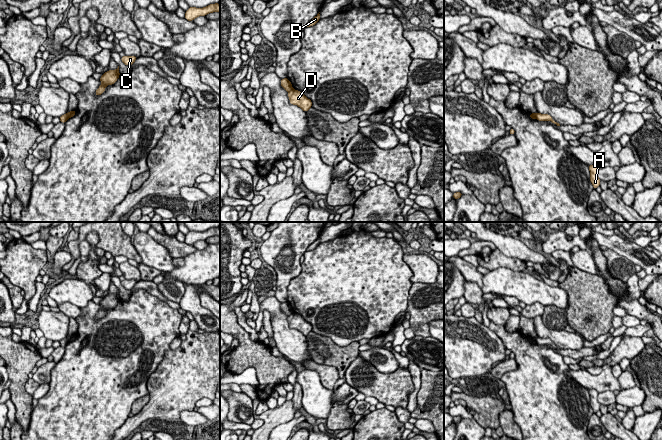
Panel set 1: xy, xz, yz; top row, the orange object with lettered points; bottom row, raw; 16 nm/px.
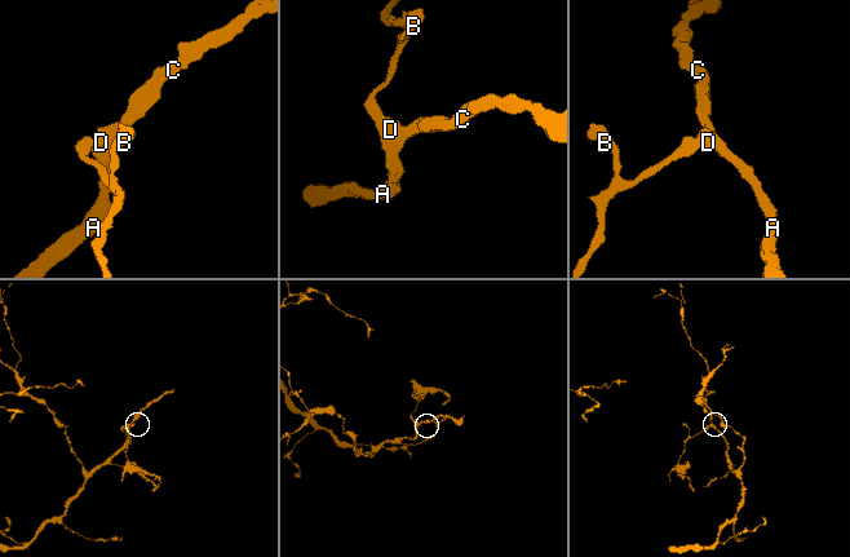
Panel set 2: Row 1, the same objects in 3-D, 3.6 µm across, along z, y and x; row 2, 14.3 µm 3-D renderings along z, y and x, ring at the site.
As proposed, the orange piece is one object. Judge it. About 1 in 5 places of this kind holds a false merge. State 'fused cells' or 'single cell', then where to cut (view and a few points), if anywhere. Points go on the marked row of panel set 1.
fused cells; cut in xz along (293, 89), (288, 92)

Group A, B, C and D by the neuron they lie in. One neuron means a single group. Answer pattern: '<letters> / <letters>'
A C D / B

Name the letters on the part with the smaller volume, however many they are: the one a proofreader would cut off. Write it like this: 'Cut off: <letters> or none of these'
Cut off: B

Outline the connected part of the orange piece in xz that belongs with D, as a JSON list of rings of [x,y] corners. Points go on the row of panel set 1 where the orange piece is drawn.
[[[293,89],[288,92],[288,97],[290,104],[297,105],[304,112],[307,112],[312,107],[312,101],[298,90]]]

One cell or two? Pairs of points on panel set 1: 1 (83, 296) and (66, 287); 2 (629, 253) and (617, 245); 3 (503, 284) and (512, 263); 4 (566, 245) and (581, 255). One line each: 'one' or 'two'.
1: one
2: one
3: two
4: two

